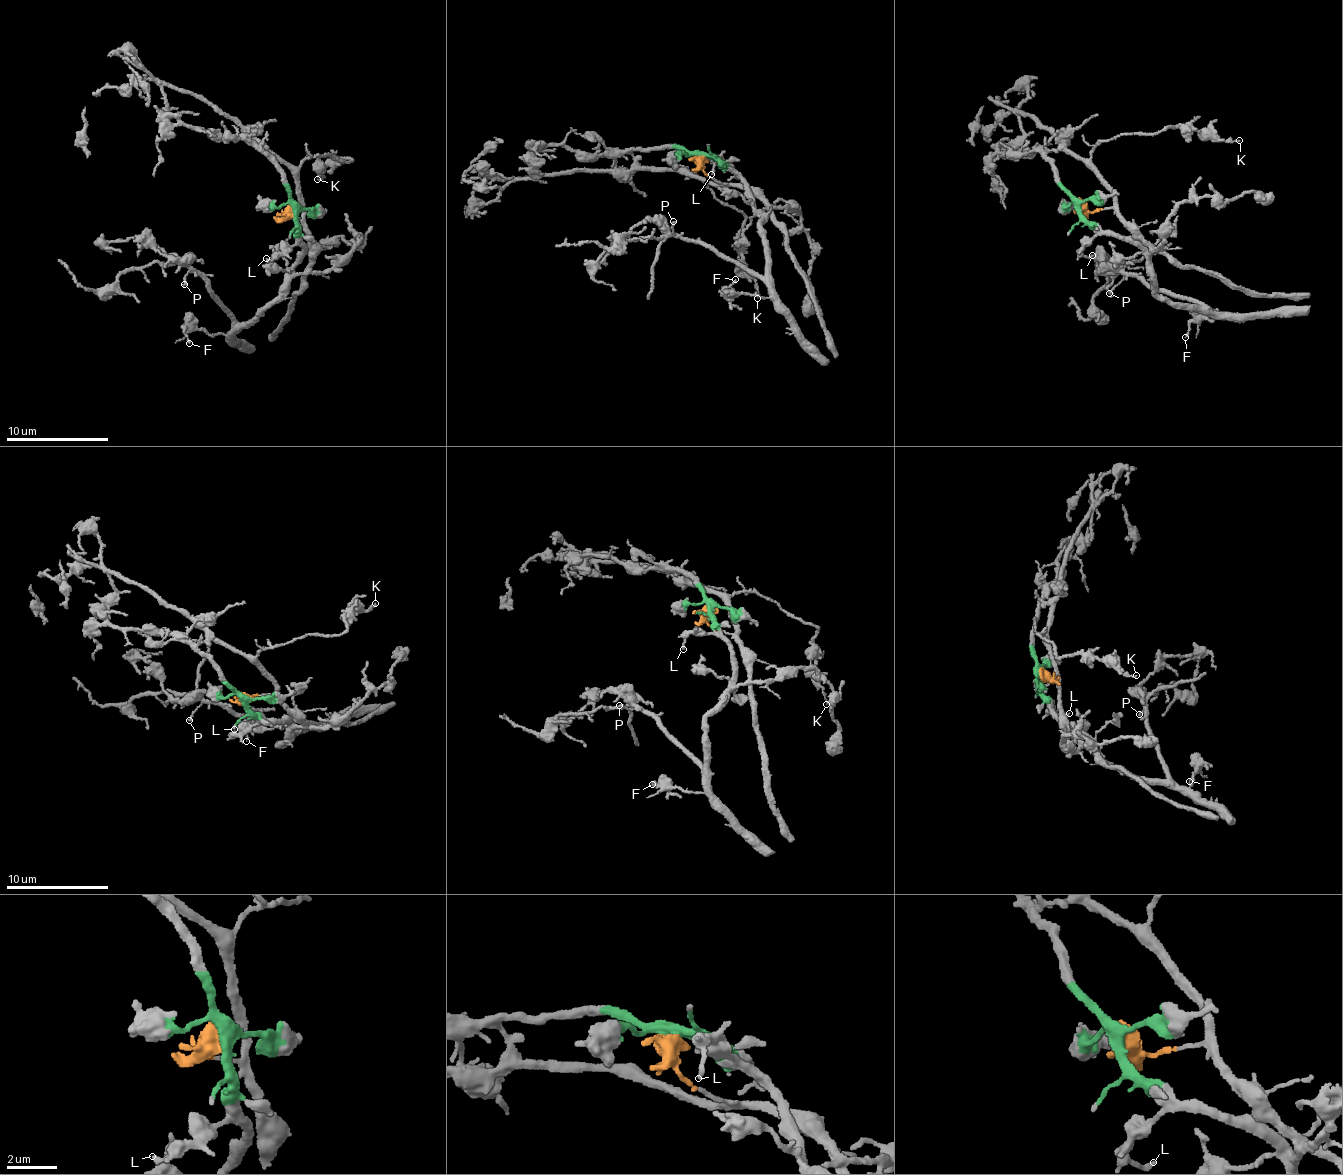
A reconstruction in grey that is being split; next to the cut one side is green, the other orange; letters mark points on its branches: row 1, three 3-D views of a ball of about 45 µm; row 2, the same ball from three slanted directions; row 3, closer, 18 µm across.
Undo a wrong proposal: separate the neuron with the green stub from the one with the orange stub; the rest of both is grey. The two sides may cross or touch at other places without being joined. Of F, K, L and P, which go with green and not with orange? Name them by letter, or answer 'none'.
F, L, P

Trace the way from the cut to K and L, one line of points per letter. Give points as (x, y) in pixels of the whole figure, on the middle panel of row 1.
K: (701, 158), (707, 175), (724, 183), (685, 174), (742, 211), (743, 273), (754, 280), (758, 298)
L: (701, 156), (709, 153), (726, 164), (714, 158), (711, 174)

